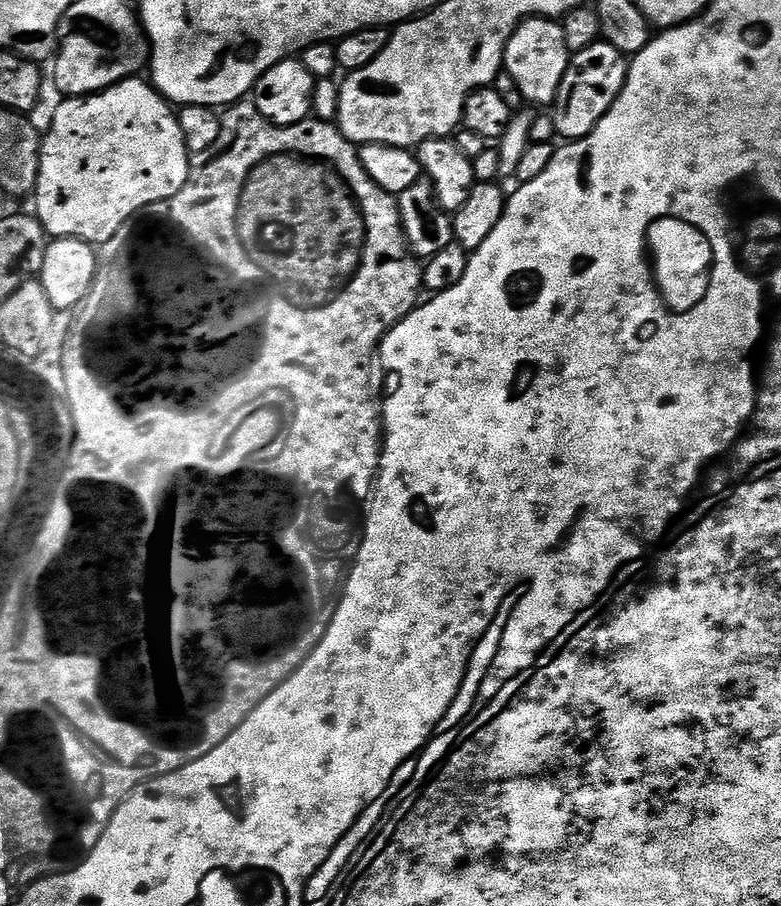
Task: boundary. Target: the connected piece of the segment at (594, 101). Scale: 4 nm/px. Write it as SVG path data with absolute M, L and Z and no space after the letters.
M597 42L586 46L586 50L571 53L568 69L556 95L552 116L556 135L561 141L571 142L586 138L586 134L590 134L590 130L598 126L610 106L614 106L626 82L629 63L629 57L625 53L619 52L614 45L607 42Z

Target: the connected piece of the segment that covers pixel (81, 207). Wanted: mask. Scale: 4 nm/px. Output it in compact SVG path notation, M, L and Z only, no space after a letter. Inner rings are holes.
M147 79L123 80L99 94L73 96L59 102L52 125L42 136L40 173L34 193L34 215L49 237L84 240L93 246L105 244L135 212L170 200L186 186L190 153L179 115Z

